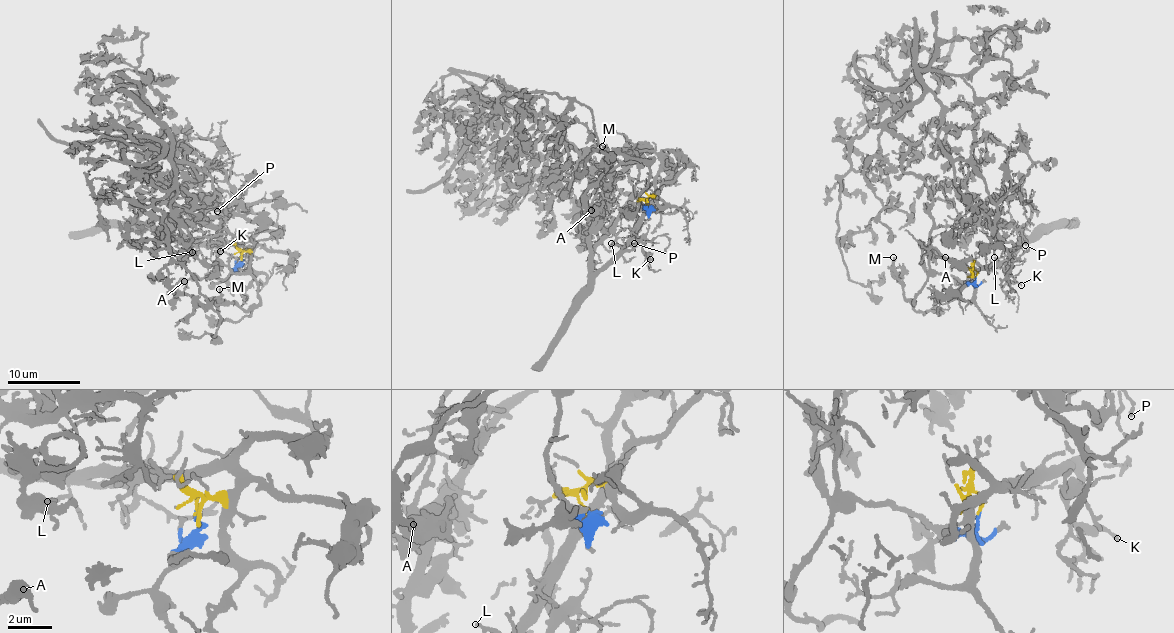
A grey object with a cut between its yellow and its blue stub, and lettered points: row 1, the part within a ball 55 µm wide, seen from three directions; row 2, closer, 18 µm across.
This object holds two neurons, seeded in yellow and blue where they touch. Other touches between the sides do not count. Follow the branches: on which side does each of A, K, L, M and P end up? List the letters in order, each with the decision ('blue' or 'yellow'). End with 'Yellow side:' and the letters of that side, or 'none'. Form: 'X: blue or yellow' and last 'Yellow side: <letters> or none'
A: blue
K: yellow
L: yellow
M: blue
P: yellow
Yellow side: K, L, P

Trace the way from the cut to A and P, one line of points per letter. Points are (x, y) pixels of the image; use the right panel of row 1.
A: (977, 277), (971, 282), (961, 281), (927, 270), (920, 261), (921, 255), (927, 249), (945, 258)
P: (977, 277), (972, 271), (1009, 257), (1019, 246), (1021, 226), (1012, 223), (1011, 227), (1019, 228), (1026, 245)

